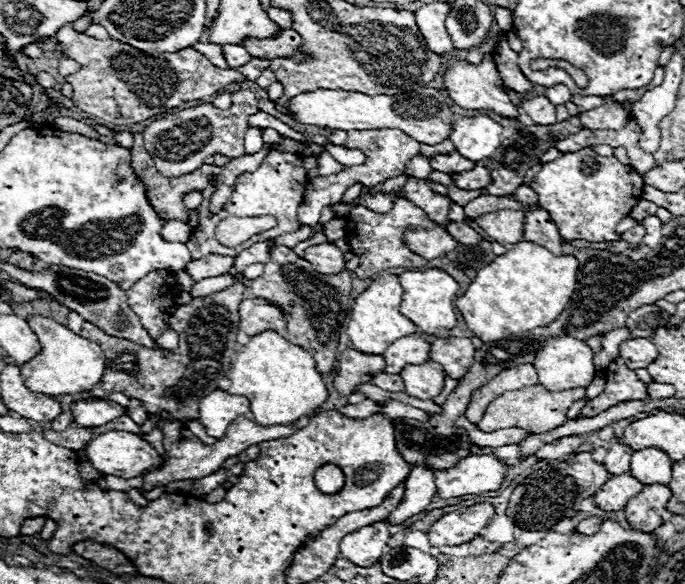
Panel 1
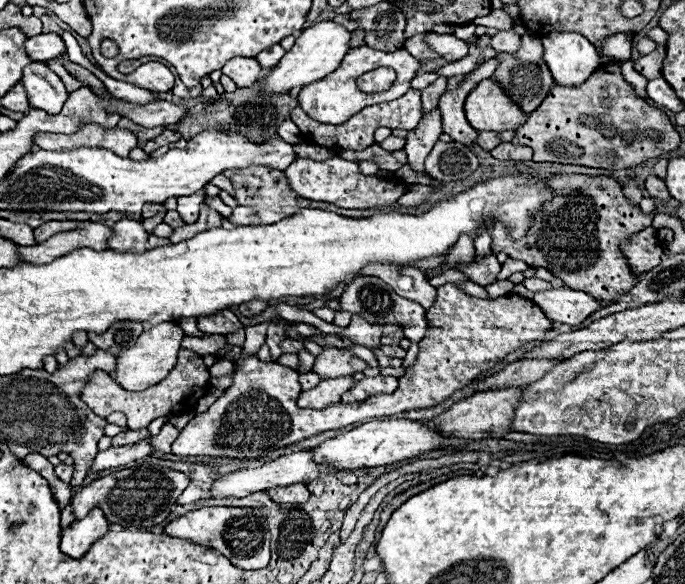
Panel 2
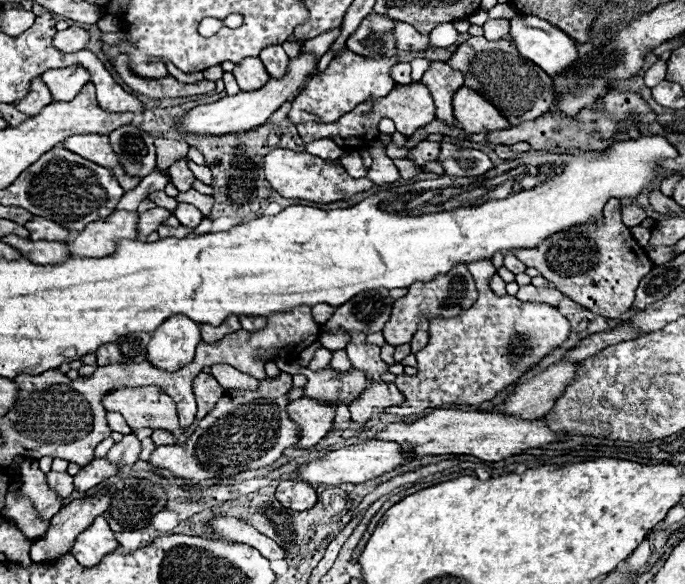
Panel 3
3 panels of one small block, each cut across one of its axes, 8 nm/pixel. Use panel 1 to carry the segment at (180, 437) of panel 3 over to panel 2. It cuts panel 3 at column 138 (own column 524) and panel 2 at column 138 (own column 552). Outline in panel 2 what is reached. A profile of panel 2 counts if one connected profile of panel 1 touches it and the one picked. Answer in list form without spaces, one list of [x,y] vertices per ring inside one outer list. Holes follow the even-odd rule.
[[[186,348],[178,350],[178,362],[172,368],[172,372],[158,384],[142,390],[142,392],[126,392],[124,388],[118,388],[118,384],[114,384],[114,380],[110,380],[110,376],[102,370],[94,370],[90,374],[90,380],[86,382],[86,386],[82,388],[80,396],[82,400],[88,404],[88,408],[106,418],[110,412],[124,412],[128,416],[128,428],[130,430],[138,430],[138,428],[146,428],[154,418],[158,416],[172,416],[178,412],[192,412],[192,408],[198,404],[198,400],[208,392],[208,368],[204,366],[202,358]]]

